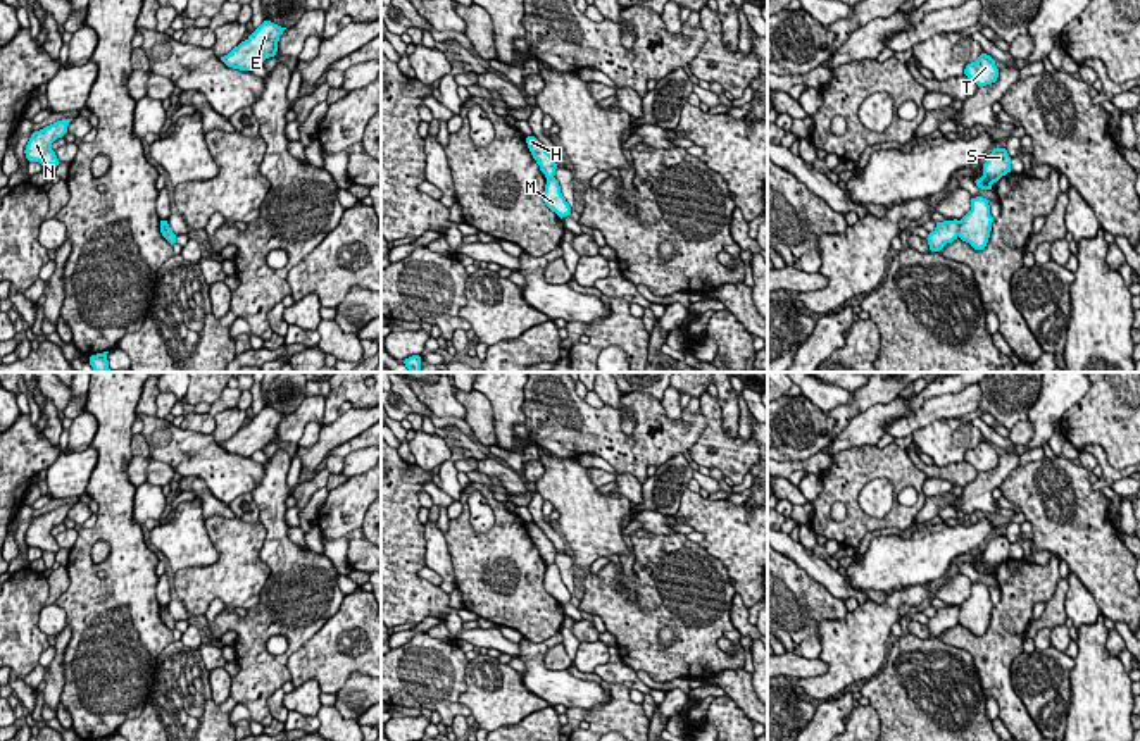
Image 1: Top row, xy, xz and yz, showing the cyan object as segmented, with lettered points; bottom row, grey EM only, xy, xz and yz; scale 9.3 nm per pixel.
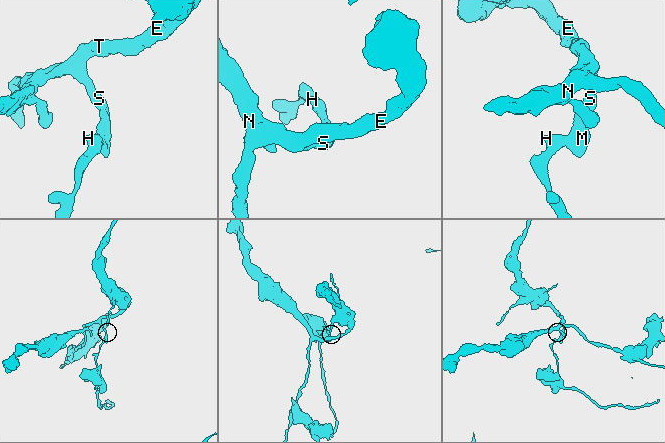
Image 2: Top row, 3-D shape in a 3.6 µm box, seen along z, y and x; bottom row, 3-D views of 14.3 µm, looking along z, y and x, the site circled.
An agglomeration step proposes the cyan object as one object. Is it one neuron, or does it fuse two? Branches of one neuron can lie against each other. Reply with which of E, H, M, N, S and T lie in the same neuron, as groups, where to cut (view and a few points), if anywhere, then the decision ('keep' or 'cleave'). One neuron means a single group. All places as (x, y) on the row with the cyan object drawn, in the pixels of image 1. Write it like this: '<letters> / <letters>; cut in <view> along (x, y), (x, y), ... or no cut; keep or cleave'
E M N S T / H; cut in yz along (961, 221), (958, 235); cleave

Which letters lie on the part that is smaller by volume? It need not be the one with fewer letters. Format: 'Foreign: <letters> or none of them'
Foreign: H

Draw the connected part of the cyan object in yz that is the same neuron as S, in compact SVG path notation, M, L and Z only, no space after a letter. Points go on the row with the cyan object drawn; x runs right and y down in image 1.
M993 148L983 164L983 176L976 179L976 186L981 190L992 190L992 184L997 183L1002 176L1011 172L1011 157L1005 148Z

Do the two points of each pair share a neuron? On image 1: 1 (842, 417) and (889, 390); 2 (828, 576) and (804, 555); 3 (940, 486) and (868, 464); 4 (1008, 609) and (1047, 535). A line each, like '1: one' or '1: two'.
1: one
2: one
3: two
4: two

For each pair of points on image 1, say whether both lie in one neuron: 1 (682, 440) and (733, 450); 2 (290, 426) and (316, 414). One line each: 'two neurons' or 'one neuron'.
1: two neurons
2: one neuron

